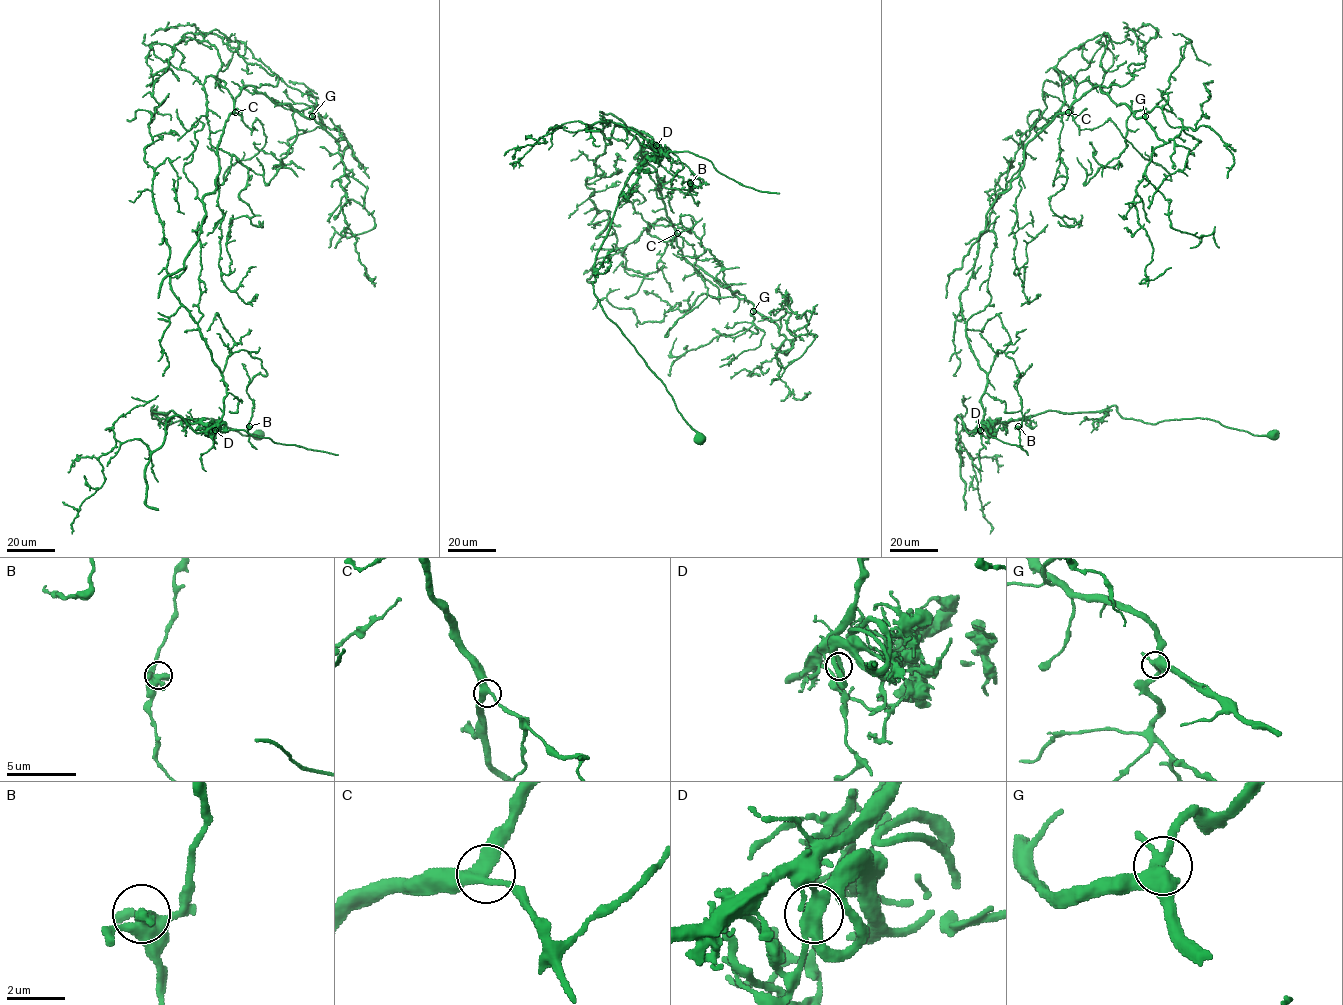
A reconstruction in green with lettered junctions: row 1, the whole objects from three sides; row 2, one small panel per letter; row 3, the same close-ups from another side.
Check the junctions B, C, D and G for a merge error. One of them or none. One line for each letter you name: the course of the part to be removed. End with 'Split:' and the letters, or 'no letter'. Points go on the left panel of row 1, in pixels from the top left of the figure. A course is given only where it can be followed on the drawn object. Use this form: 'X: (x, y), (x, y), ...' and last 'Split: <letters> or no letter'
D: (214, 430), (218, 426), (152, 408), (152, 418), (163, 423), (213, 418), (243, 435), (260, 433)
Split: D

